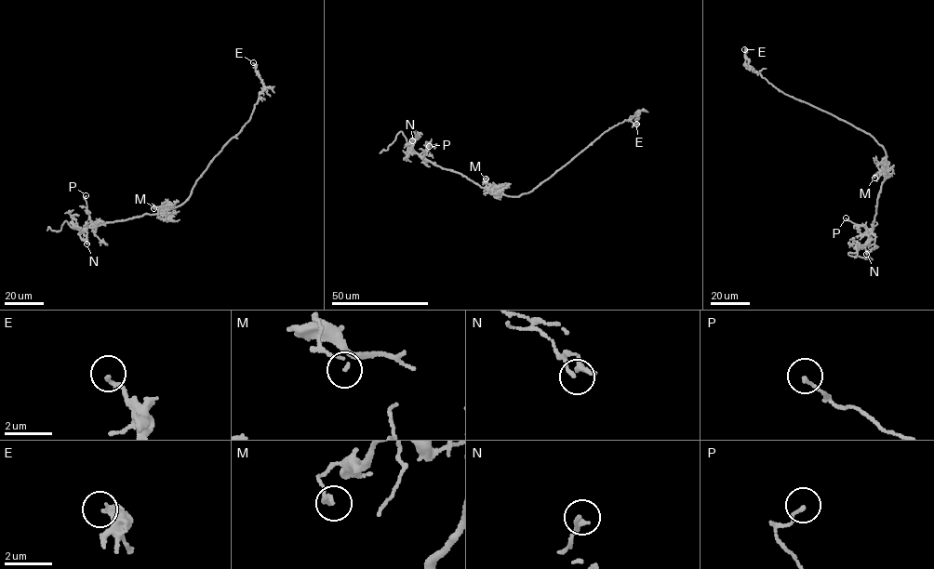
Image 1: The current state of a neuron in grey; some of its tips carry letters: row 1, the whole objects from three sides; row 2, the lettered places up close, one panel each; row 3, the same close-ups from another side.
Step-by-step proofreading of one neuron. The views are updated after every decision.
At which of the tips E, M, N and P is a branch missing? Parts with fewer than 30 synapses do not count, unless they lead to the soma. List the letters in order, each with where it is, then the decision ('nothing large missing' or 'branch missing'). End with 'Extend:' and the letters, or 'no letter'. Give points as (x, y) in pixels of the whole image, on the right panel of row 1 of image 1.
E: at (744, 49); nothing large missing
M: at (874, 178); nothing large missing
N: at (866, 254); nothing large missing
P: at (846, 218); nothing large missing
Extend: no letter

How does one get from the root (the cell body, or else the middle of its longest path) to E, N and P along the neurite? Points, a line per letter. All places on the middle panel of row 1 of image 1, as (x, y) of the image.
E: (520, 195), (535, 188), (610, 127), (637, 114), (636, 124)
N: (520, 195), (506, 196), (481, 188), (458, 173), (433, 165), (407, 145), (412, 140)
P: (520, 195), (506, 196), (481, 188), (458, 173), (433, 165), (423, 156), (429, 146)

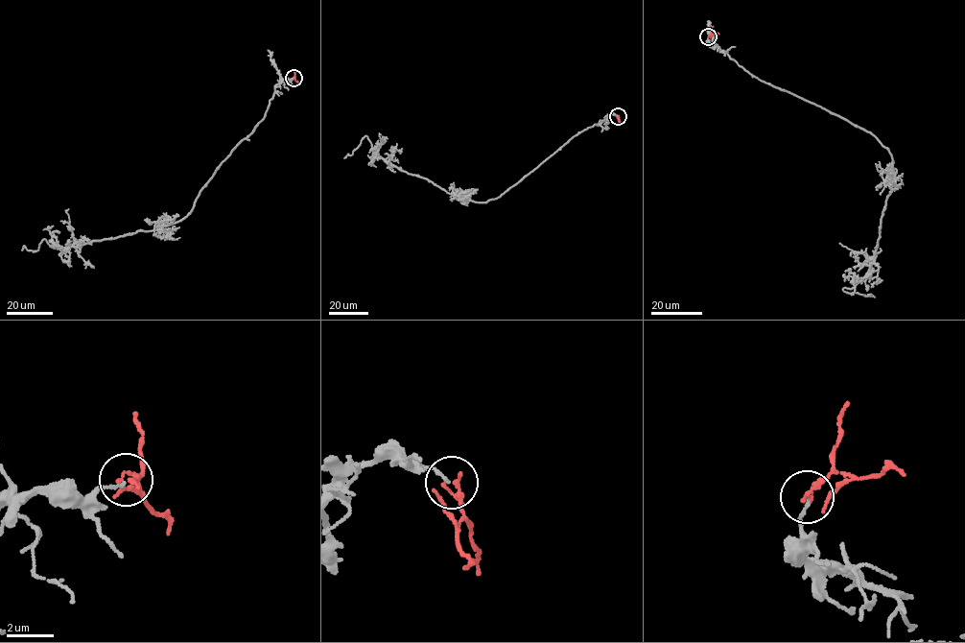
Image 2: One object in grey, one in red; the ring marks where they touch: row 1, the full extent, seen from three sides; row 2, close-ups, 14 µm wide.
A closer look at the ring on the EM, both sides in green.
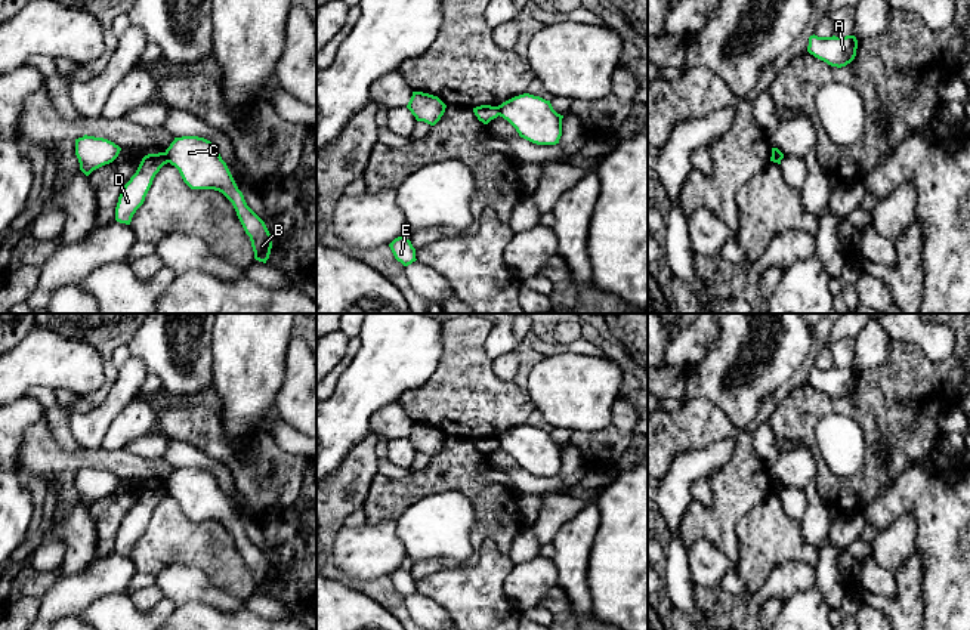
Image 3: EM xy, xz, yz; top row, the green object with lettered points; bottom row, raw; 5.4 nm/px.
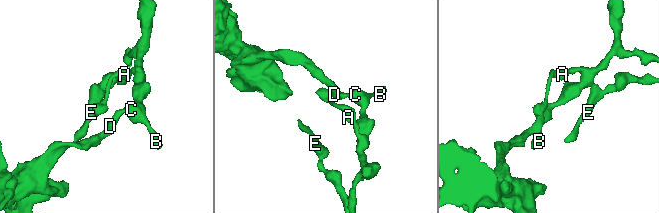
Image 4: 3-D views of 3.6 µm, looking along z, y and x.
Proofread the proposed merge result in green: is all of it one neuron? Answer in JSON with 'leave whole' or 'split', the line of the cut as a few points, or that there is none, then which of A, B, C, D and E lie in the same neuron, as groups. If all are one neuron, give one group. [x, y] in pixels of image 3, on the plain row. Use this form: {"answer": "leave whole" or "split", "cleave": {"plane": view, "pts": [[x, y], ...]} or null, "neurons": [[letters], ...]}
{"answer": "split", "cleave": {"plane": "xy", "pts": [[164, 484], [167, 493]]}, "neurons": [["A", "B", "C", "E"], ["D"]]}

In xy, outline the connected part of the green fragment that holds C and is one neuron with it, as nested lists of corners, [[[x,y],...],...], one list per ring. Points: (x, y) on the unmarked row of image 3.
[[[182,467],[174,469],[166,481],[166,488],[191,521],[214,521],[232,534],[250,568],[254,590],[266,595],[272,580],[271,565],[265,553],[247,537],[217,479],[204,469]]]

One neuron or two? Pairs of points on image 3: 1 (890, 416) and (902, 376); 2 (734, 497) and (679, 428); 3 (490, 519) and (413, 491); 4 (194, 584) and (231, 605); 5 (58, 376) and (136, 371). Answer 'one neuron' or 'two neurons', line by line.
1: one neuron
2: one neuron
3: one neuron
4: one neuron
5: two neurons

